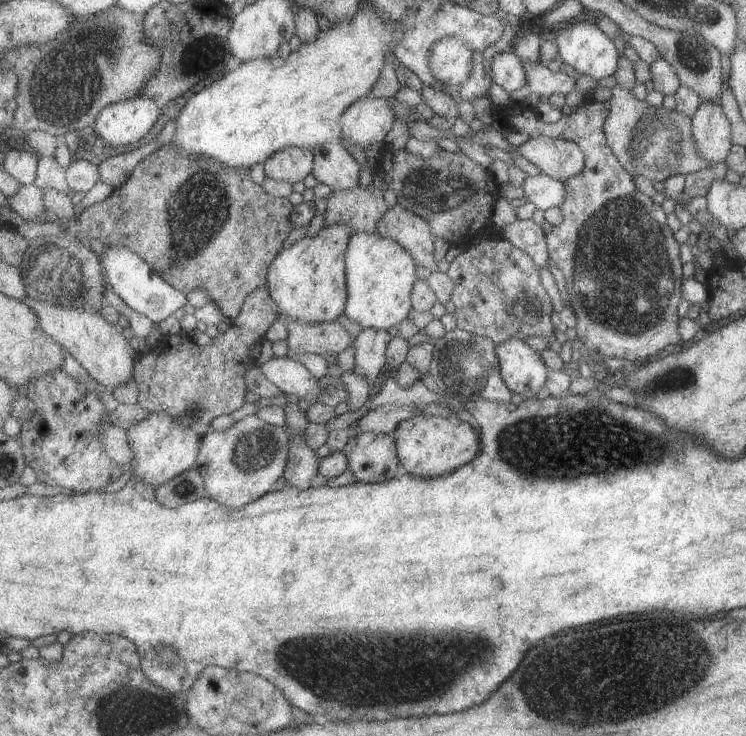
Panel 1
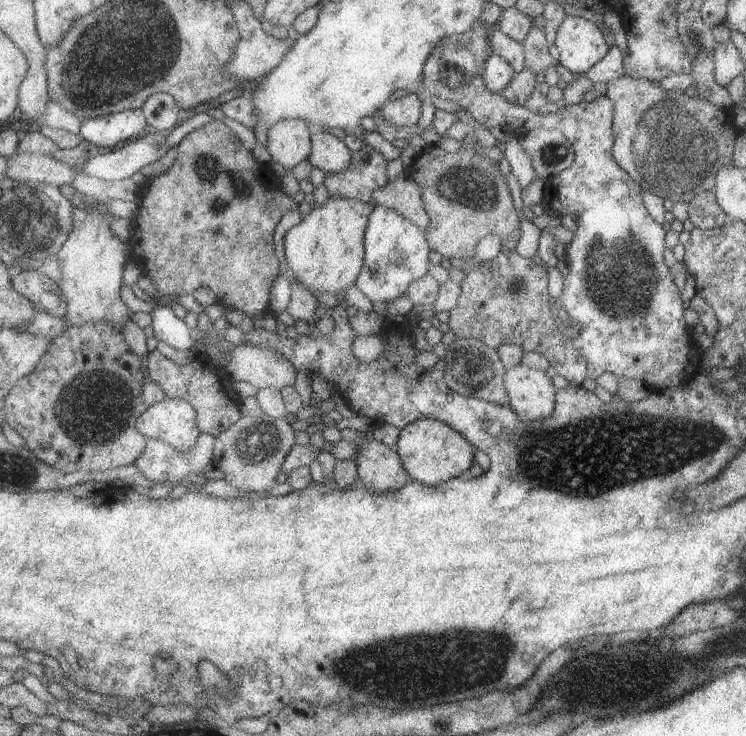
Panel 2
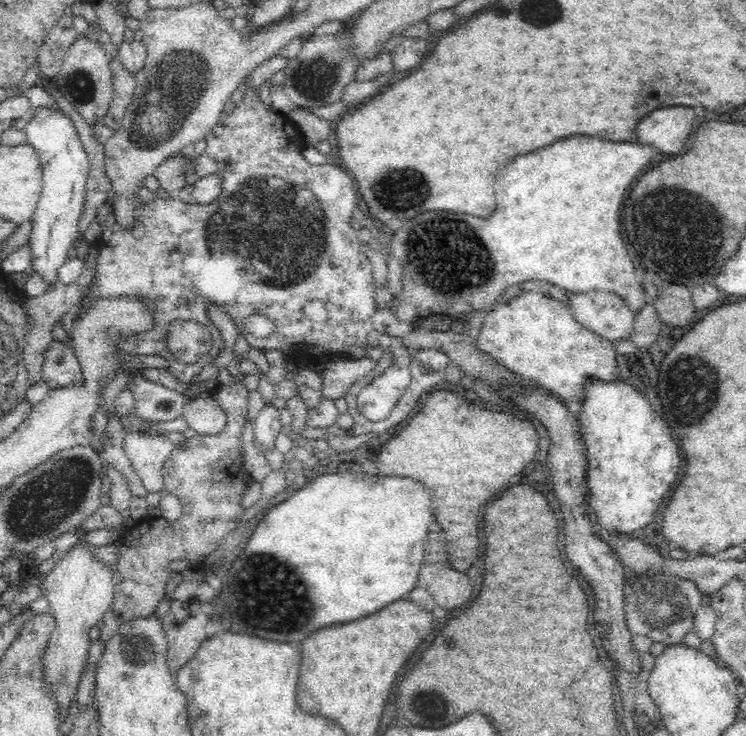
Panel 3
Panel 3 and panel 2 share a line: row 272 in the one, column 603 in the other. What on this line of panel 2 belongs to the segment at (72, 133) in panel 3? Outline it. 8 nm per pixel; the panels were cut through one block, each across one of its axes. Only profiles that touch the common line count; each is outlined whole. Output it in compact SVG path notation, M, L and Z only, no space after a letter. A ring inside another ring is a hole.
M566 16L559 24L554 45L559 51L559 68L581 76L600 61L609 49L599 26L579 16Z

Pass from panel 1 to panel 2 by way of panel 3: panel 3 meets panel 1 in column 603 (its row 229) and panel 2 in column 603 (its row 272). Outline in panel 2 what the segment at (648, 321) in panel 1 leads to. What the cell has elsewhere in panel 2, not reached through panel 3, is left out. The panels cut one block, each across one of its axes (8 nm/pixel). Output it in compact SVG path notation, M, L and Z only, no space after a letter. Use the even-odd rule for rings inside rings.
M475 20L475 22L471 22L471 26L463 32L463 34L450 36L448 38L448 42L439 42L437 50L434 51L430 57L426 59L425 65L423 66L423 73L421 84L424 89L426 97L434 96L437 99L442 100L451 100L455 104L459 105L459 108L466 111L466 115L469 115L472 120L478 122L487 129L489 132L494 132L497 134L501 134L502 136L507 134L507 131L510 129L511 132L517 132L517 134L521 134L521 128L527 131L535 130L535 129L556 129L563 134L564 138L567 138L567 141L571 144L572 150L574 151L574 160L571 166L569 166L566 170L559 172L556 176L550 177L546 180L547 192L549 192L549 208L552 213L558 215L560 218L567 215L572 214L575 218L575 222L577 224L577 230L573 234L573 239L571 243L568 244L566 248L566 255L562 258L566 263L569 272L567 272L567 276L563 280L563 290L559 297L560 302L562 304L562 316L566 320L573 320L576 324L580 326L580 331L574 338L571 340L571 346L583 356L583 360L585 360L586 366L586 377L590 379L596 379L603 373L610 373L616 377L625 377L628 379L635 379L641 381L649 390L662 391L665 389L674 389L679 387L685 381L689 380L691 376L695 375L698 371L700 371L701 359L698 350L695 348L692 342L692 338L690 337L690 328L685 324L683 320L683 306L680 298L680 292L677 290L673 282L673 273L674 269L669 269L663 262L663 248L664 248L664 238L665 238L665 230L663 230L662 226L657 224L651 216L649 216L649 212L645 210L642 204L641 199L641 191L642 189L627 175L627 172L620 168L615 163L611 155L611 148L613 147L613 130L612 130L612 115L613 115L613 104L611 100L604 96L597 96L591 102L585 102L581 99L576 101L577 104L573 104L572 106L566 106L561 103L559 110L555 113L549 114L538 114L529 111L527 108L524 108L519 104L512 104L507 102L500 93L490 92L483 84L483 80L481 79L480 73L473 74L471 78L469 78L469 82L463 82L461 84L455 82L453 76L449 79L441 81L439 78L439 72L445 67L445 65L441 64L441 49L443 49L447 44L455 44L455 42L459 42L459 44L463 44L469 52L473 52L473 56L475 56L475 62L479 67L482 67L485 64L485 60L489 58L491 55L491 46L489 46L489 42L487 42L487 24L482 22L481 20Z

